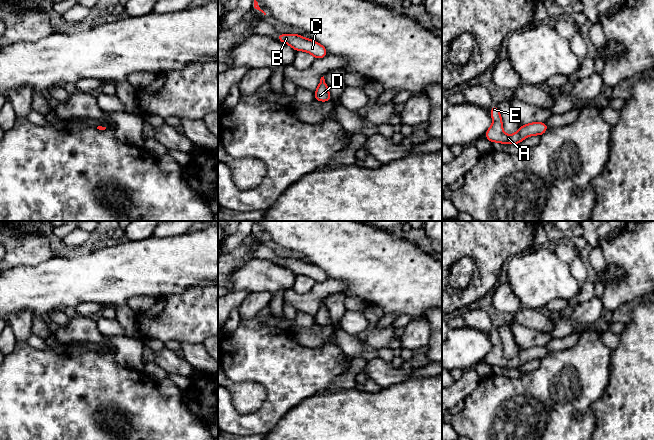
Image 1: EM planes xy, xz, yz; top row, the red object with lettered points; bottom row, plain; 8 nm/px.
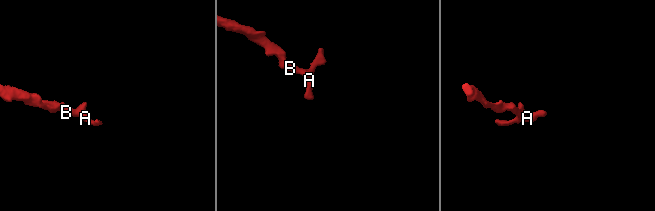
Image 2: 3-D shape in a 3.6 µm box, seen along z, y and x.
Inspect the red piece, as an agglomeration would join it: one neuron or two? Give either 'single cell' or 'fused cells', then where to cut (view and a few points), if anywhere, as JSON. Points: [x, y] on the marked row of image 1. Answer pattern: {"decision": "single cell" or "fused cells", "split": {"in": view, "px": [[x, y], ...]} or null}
{"decision": "single cell", "split": null}

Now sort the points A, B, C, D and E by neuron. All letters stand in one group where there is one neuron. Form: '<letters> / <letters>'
A B C D E

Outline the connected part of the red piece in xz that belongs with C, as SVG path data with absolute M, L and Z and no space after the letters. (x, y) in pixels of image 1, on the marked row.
M279 33L276 40L288 44L295 51L306 51L313 55L315 59L321 59L328 55L323 45L312 39L306 39L302 35Z

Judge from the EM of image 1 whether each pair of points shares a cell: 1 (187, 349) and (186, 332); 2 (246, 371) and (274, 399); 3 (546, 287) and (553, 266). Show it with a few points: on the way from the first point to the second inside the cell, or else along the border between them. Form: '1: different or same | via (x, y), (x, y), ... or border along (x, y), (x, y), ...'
1: different | border along (202, 343), (181, 344)
2: same | via (255, 371), (274, 390)
3: same | via (546, 282), (546, 273), (548, 271)

